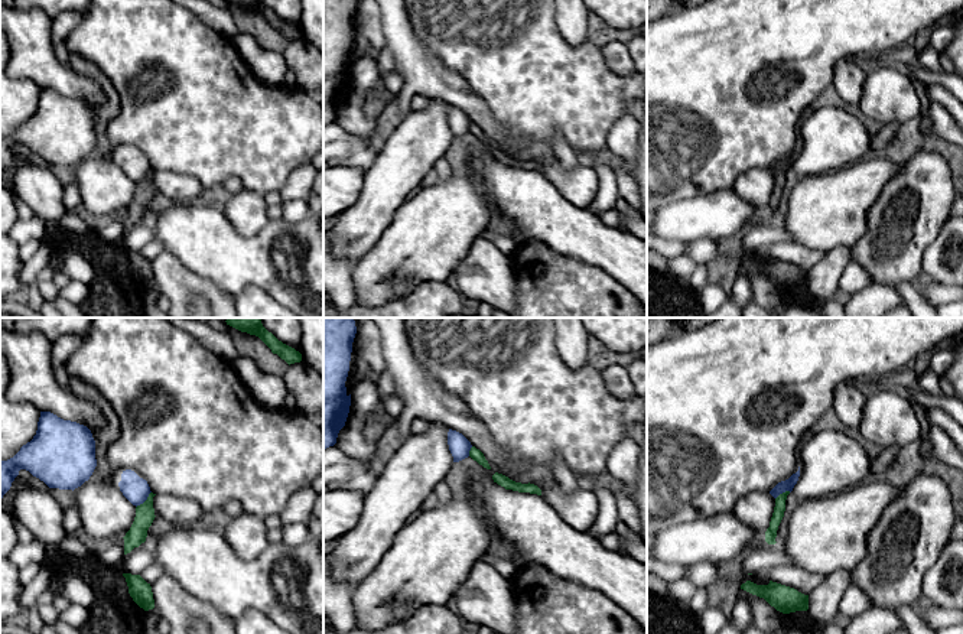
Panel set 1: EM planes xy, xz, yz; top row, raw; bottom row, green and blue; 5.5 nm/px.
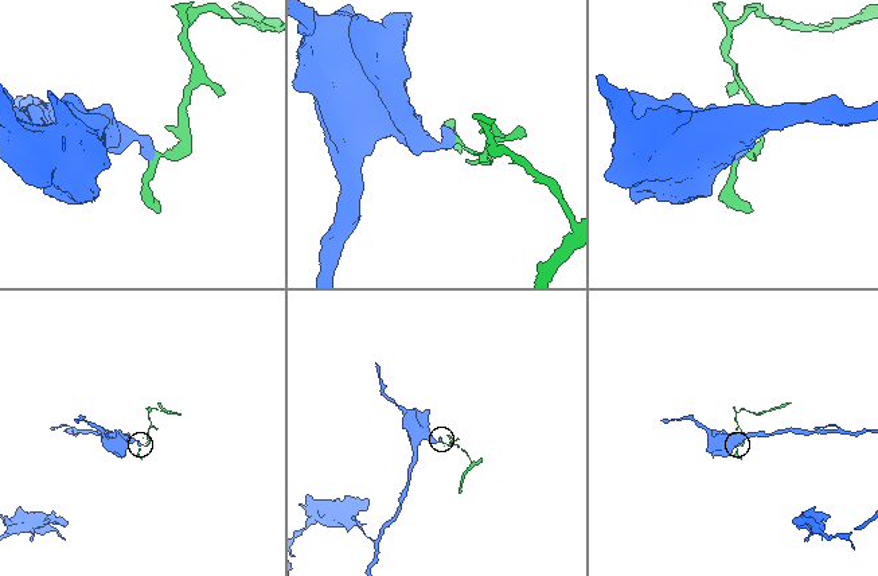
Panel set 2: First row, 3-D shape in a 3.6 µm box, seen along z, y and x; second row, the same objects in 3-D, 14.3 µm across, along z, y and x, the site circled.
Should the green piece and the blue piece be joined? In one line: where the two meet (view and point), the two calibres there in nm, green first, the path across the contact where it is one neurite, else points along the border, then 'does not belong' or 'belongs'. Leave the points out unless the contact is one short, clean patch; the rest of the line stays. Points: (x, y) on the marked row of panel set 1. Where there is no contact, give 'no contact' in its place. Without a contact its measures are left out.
xy (146, 500) | 110/150 nm | along xy (150, 491), (136, 507) | does not belong

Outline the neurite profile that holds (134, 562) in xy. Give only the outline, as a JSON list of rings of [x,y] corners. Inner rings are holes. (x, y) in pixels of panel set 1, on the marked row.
[[[134,547],[130,553],[124,555],[116,565],[114,570],[121,573],[141,575],[141,572],[154,562],[150,547]]]

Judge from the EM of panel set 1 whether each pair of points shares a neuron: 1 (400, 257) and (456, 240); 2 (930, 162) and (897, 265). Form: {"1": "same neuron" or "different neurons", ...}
{"1": "same neuron", "2": "same neuron"}

